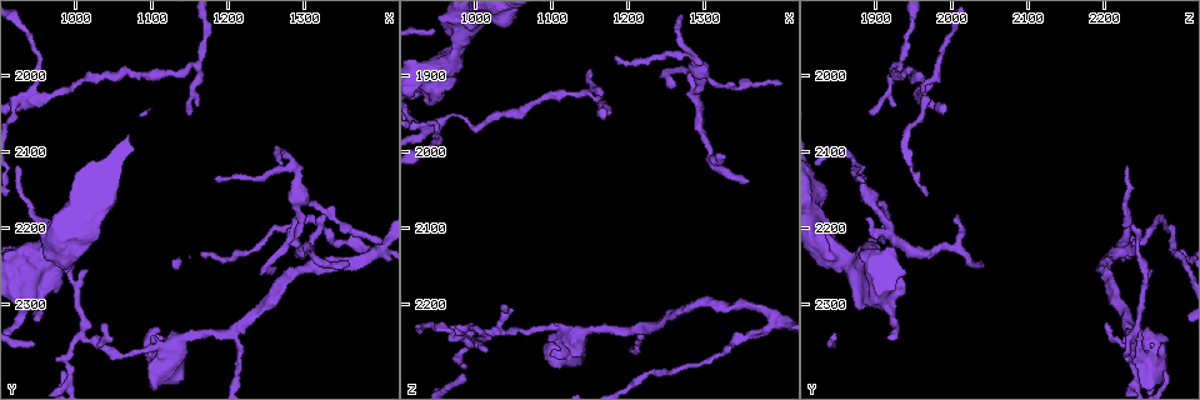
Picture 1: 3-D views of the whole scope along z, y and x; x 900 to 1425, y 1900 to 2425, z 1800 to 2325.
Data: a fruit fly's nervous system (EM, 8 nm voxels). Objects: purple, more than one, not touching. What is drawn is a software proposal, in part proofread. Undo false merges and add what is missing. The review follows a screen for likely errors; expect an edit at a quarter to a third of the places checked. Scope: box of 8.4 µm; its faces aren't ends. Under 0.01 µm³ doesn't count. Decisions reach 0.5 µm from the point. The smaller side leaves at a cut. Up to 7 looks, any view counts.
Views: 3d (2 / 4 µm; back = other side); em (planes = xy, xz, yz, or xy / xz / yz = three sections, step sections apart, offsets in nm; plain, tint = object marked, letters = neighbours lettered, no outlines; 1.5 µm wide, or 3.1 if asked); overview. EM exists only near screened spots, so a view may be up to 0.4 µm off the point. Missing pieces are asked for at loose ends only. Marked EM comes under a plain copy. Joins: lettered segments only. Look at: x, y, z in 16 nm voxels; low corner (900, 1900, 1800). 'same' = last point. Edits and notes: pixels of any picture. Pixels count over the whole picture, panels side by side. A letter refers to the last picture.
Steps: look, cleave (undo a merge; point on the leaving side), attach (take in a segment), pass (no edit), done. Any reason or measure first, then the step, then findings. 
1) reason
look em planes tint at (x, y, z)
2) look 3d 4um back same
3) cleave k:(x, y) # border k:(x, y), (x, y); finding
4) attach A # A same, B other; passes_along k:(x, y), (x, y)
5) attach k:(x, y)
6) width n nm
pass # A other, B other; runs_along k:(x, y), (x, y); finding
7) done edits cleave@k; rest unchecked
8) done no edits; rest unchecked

tapers out
look em planes tint at (1180, 2135, 1870)

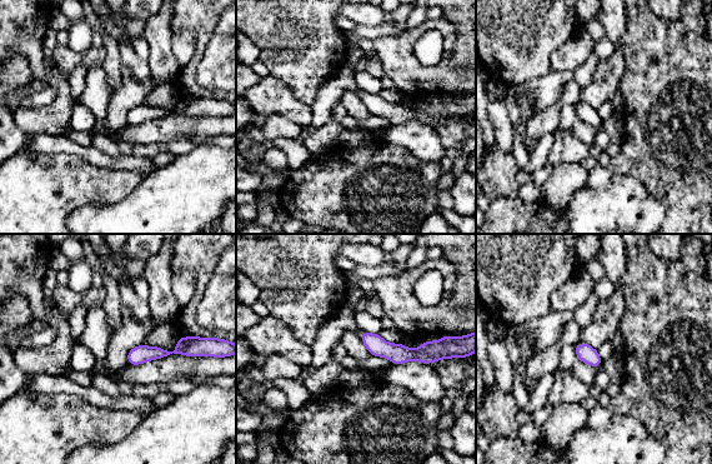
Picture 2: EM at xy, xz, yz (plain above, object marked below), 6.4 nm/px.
see the neighbours
look em planes letters same

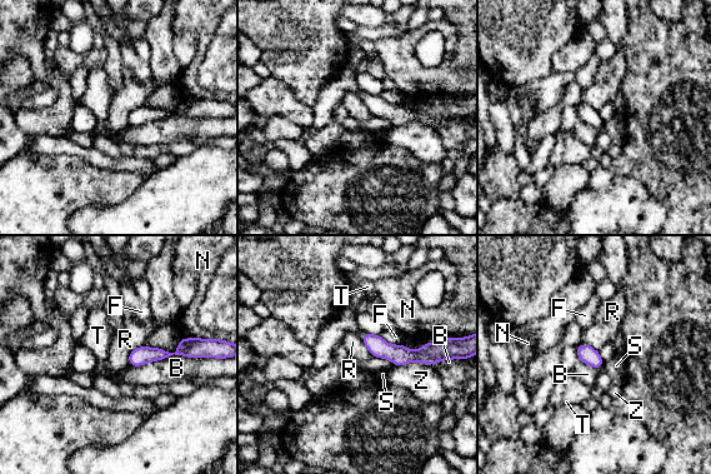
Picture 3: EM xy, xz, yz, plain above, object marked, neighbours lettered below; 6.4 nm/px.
pass # B other, F other, N other, R other, S other, T other, Z other; runs_along 3:(365, 337), (400, 355), (429, 345); no lettered segment goes on from it

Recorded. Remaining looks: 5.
four-way junction
look em planes letters at (955, 2030, 1960)

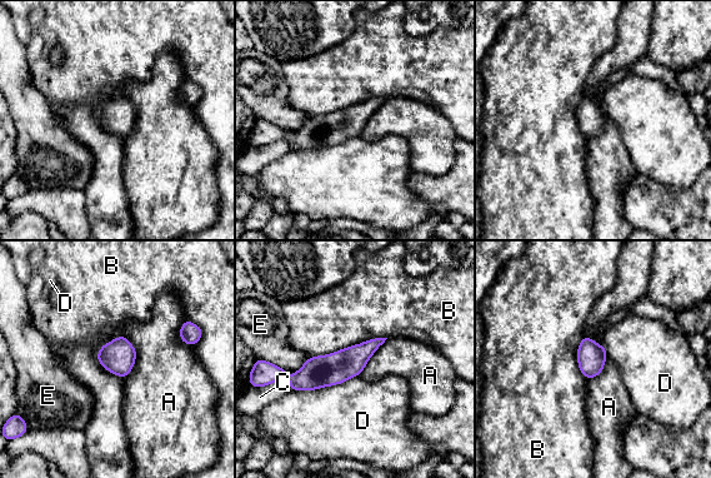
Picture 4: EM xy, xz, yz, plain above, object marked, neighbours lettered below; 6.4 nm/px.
width 180 nm
pass # A other, B other, C other, D other, E other; runs_along 4:(380, 340), (308, 378), (281, 374); one neuron here

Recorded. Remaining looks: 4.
three arms meet
look em planes letters at (1010, 2345, 2235)

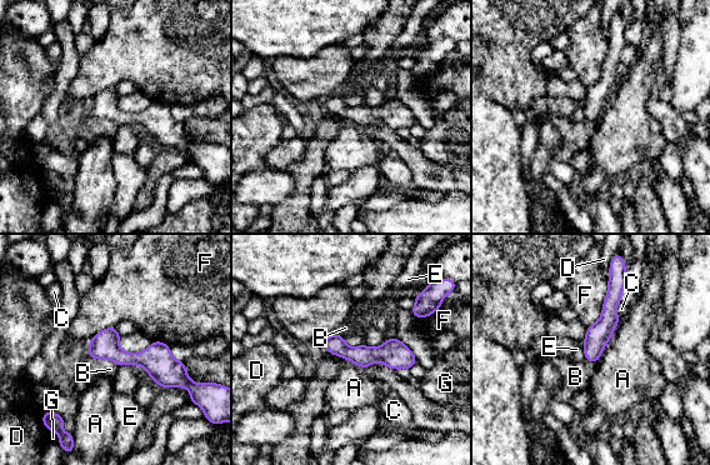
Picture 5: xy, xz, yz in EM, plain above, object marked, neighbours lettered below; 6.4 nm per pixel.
pass # A other, B other, C other, D other, E other, F other, G other; runs_along 5:(91, 344), (154, 359), (188, 383); continuous, no second neuron

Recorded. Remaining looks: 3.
done no edits; rest unchecked

